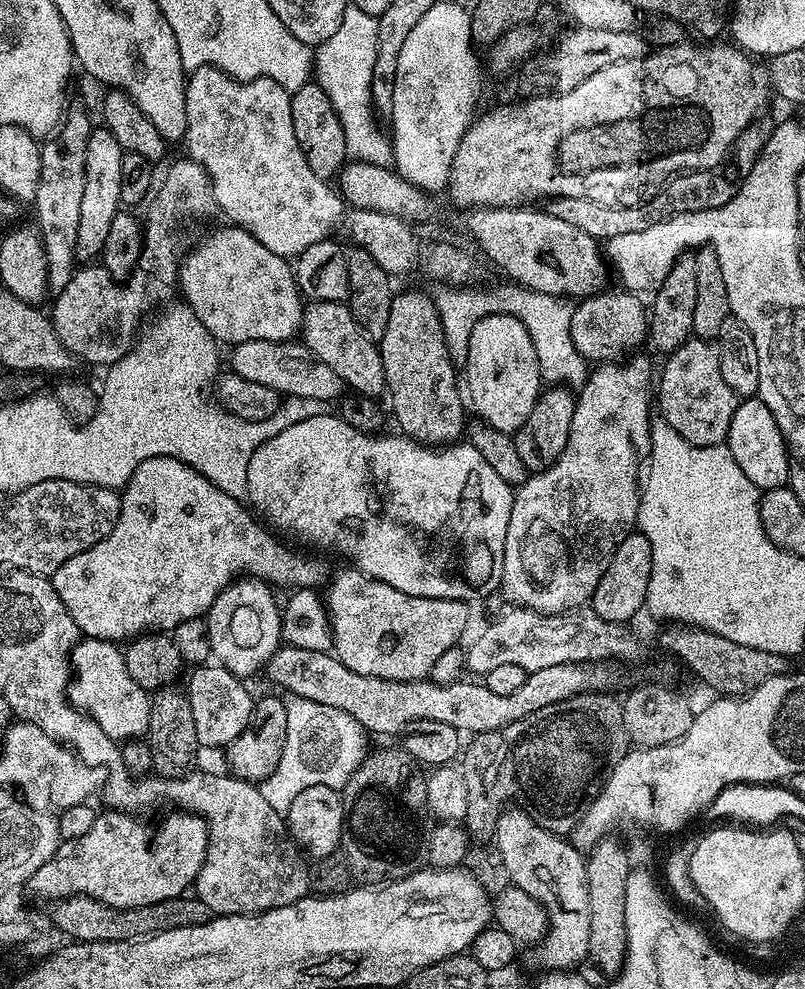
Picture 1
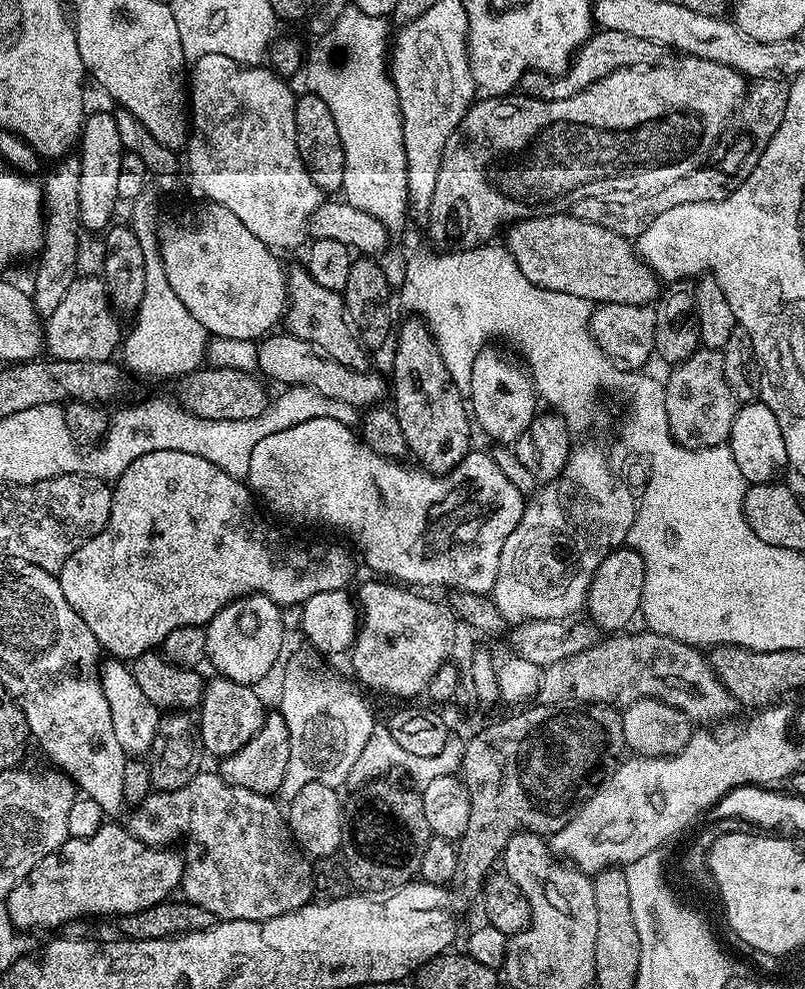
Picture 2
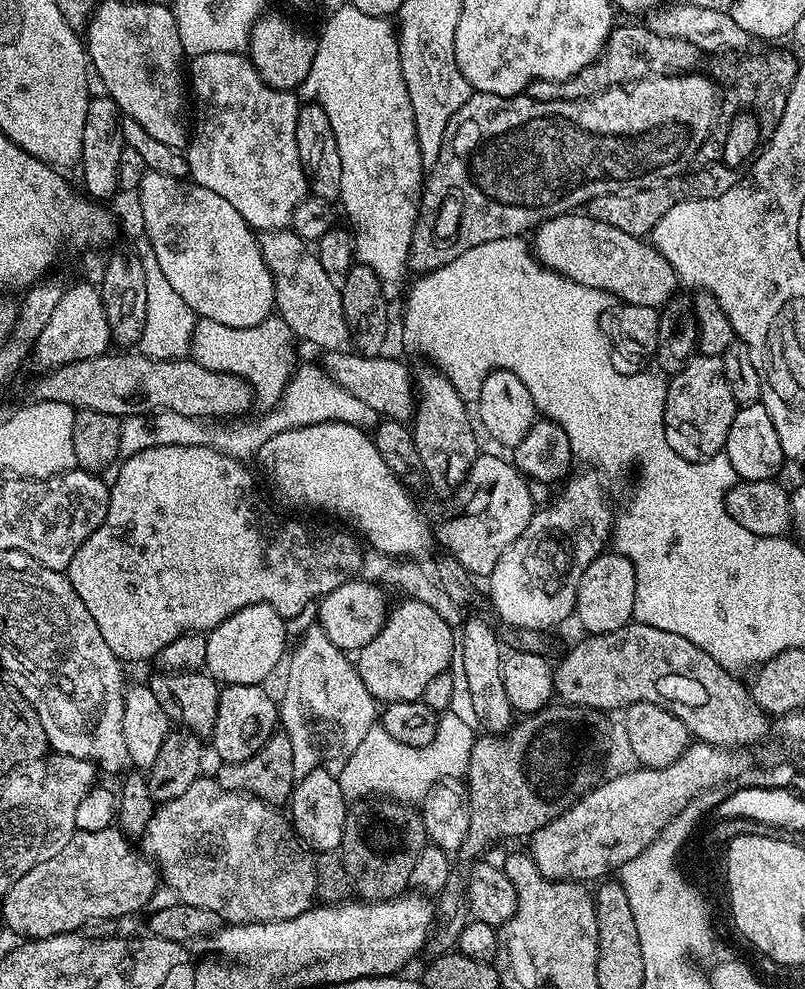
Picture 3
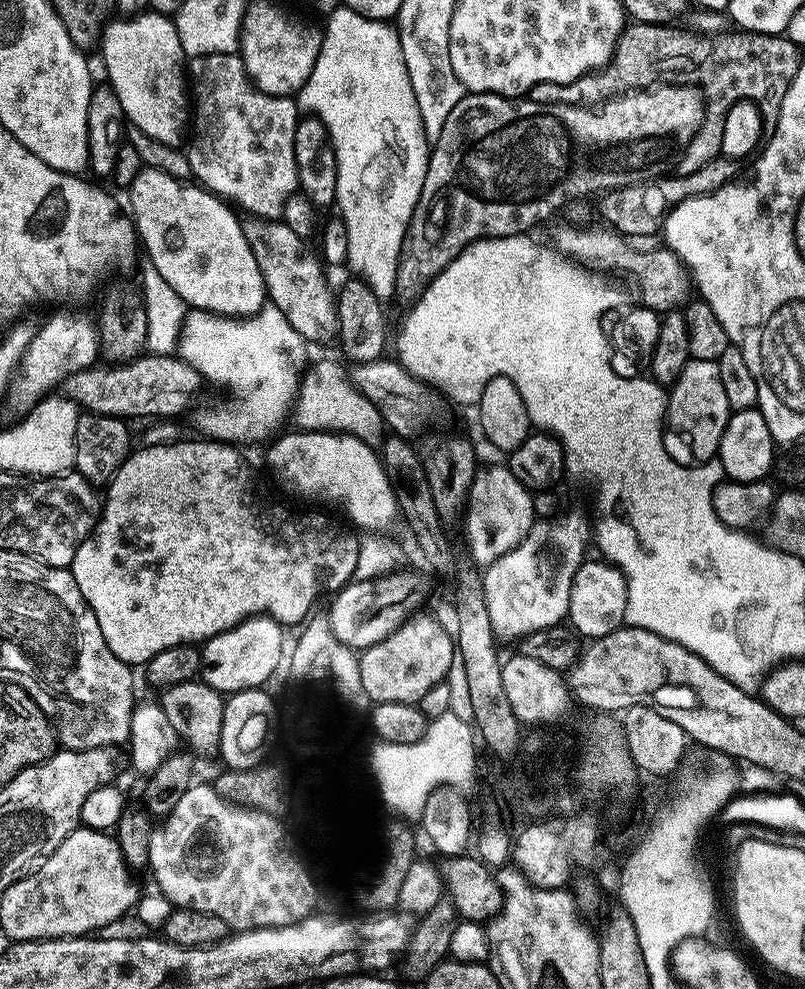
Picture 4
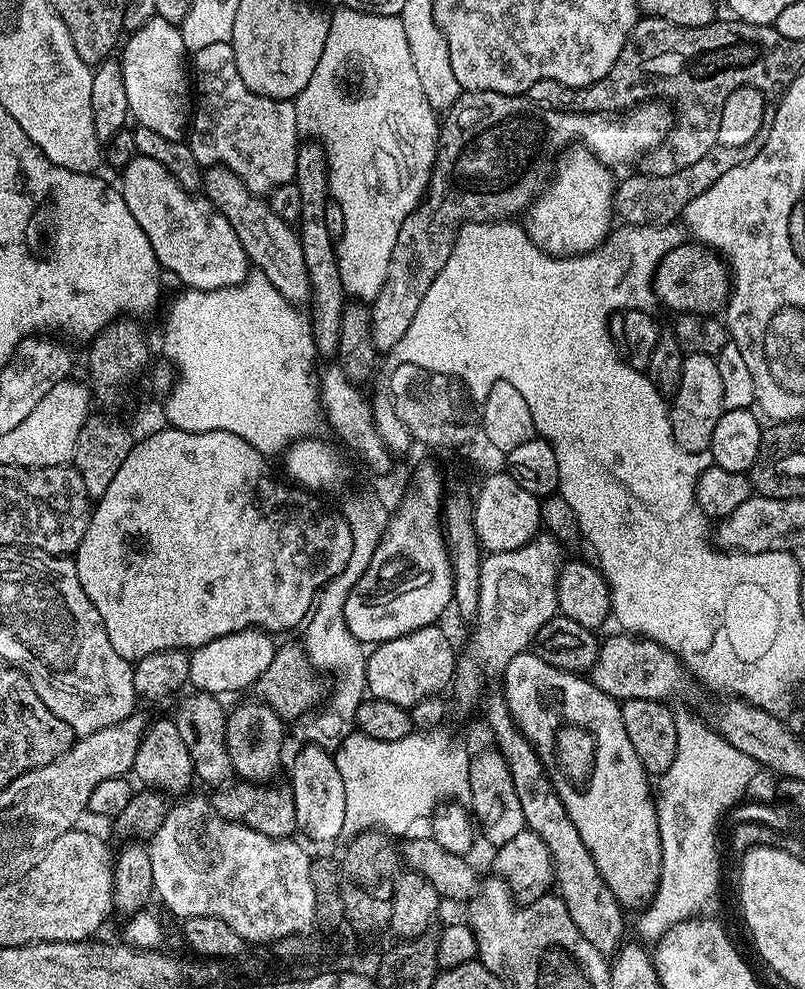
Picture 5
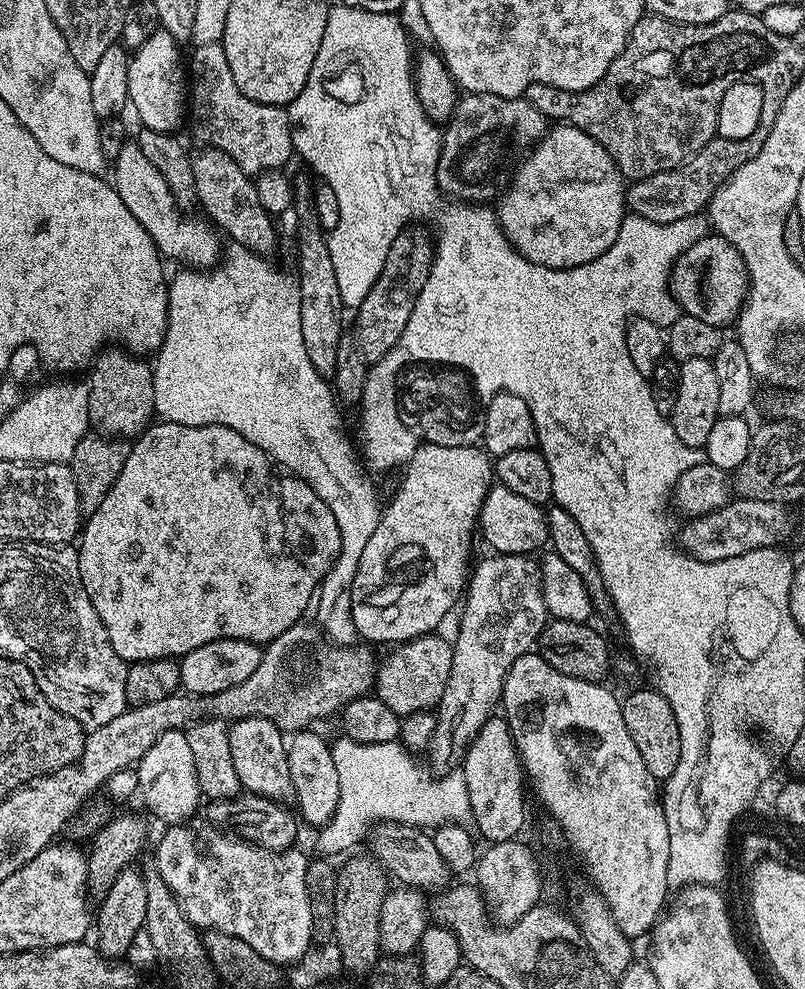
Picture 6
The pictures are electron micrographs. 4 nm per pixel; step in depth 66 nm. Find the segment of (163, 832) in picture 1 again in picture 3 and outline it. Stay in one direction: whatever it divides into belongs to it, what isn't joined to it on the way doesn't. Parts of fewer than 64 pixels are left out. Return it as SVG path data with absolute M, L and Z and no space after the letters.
M113 826L101 832L81 832L69 836L66 843L50 858L36 864L2 897L4 925L7 931L20 938L41 940L47 936L75 933L91 920L112 920L115 916L128 916L144 908L152 900L158 884L158 869L147 855L139 856L132 849L133 841Z

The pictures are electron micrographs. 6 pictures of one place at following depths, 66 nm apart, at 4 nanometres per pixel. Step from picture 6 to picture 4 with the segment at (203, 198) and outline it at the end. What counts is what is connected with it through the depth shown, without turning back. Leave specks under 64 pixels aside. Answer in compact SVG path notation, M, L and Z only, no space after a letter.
M248 218L243 221L246 241L254 252L257 269L264 279L267 299L271 307L282 310L286 322L302 334L305 342L312 340L332 340L338 336L336 327L336 300L334 292L328 289L325 269L317 253L308 249L309 241L294 234L283 219L261 220Z

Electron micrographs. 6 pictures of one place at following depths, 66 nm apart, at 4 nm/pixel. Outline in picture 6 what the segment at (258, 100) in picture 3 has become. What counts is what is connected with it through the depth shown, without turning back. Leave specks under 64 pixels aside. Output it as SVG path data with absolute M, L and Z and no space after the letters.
M222 42L197 45L188 60L189 81L189 126L199 145L222 150L230 154L245 173L257 176L262 172L275 172L283 169L288 159L293 159L292 135L287 111L279 104L262 104L247 98L238 88L230 71L225 48Z

